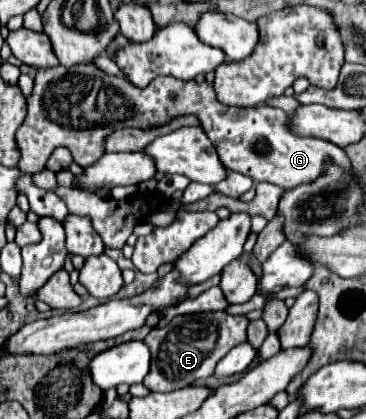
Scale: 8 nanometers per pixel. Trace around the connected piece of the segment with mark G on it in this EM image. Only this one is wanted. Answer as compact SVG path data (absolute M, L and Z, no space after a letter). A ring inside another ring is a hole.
M94 63L92 65L74 65L70 69L64 69L62 65L52 67L52 69L38 69L34 75L34 91L26 99L28 105L28 115L20 129L16 131L16 145L20 149L20 161L18 169L22 173L34 175L42 169L46 169L46 161L52 155L56 147L66 147L72 153L72 161L80 167L94 165L106 151L104 151L104 137L108 133L114 133L116 129L124 127L140 127L140 129L150 129L150 127L160 127L168 125L172 119L182 117L182 115L194 115L198 117L204 133L208 133L208 139L218 147L218 155L222 163L230 171L238 171L244 175L254 177L256 181L268 181L274 183L282 189L292 189L300 183L310 183L314 181L322 169L324 169L324 159L332 157L332 161L344 169L350 167L350 161L338 145L332 145L330 141L318 139L318 137L300 137L292 131L290 127L290 117L276 107L260 105L260 107L226 107L216 99L214 85L204 81L202 85L196 81L180 81L176 77L156 77L152 85L140 89L126 81L124 77L112 77L98 69ZM78 101L94 101L94 121L84 119L84 115L78 109Z

